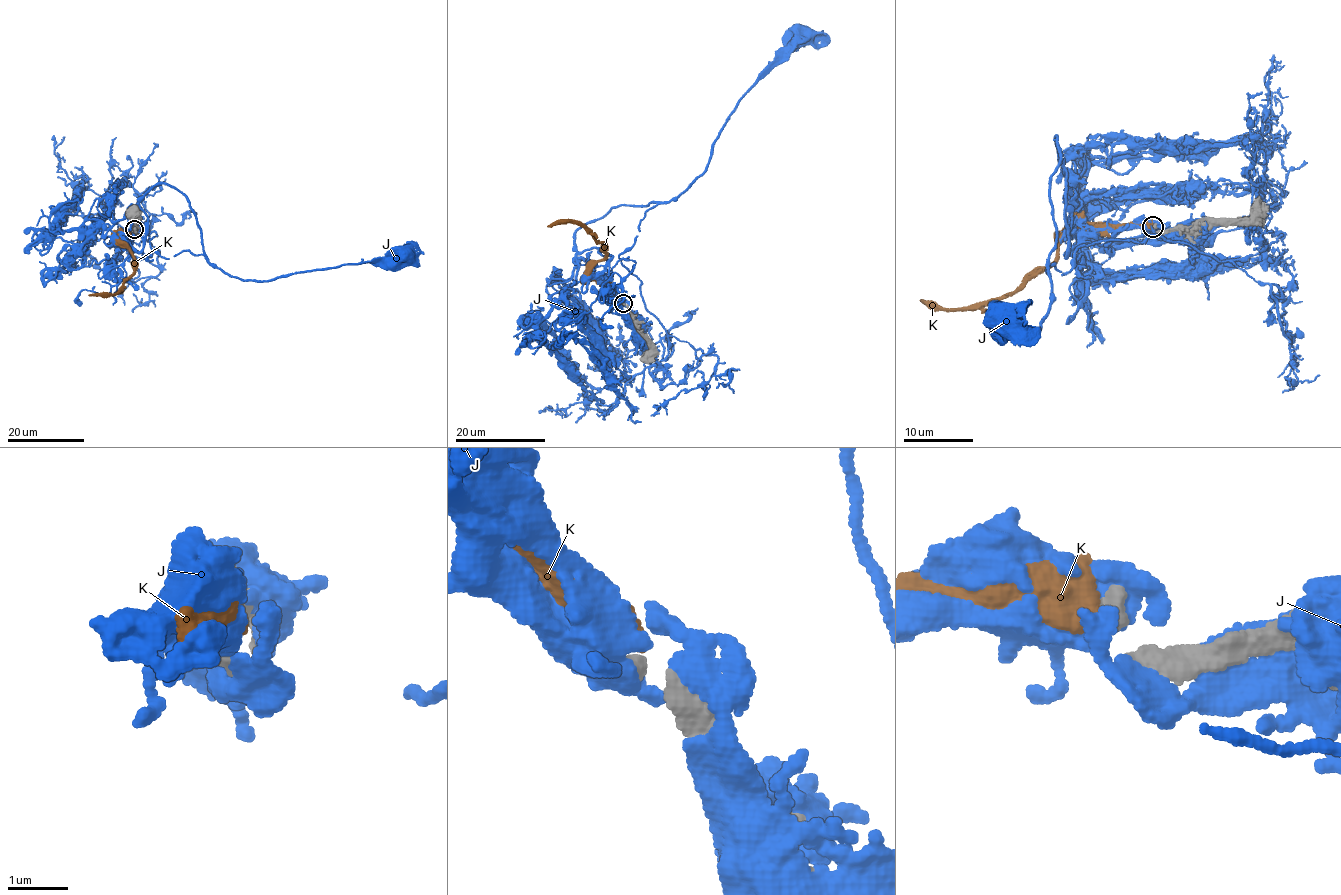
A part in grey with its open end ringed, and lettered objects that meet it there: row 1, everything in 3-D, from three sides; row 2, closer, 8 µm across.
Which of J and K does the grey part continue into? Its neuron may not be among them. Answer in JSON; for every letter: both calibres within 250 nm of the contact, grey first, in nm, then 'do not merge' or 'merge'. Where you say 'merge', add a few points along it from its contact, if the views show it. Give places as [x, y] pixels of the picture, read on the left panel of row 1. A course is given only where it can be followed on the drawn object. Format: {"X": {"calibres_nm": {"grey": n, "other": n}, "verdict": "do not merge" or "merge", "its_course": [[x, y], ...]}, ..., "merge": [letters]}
{"J": {"calibres_nm": {"grey": 400, "other": 900}, "verdict": "do not merge"}, "K": {"calibres_nm": {"grey": 320, "other": 650}, "verdict": "do not merge"}, "merge": []}

